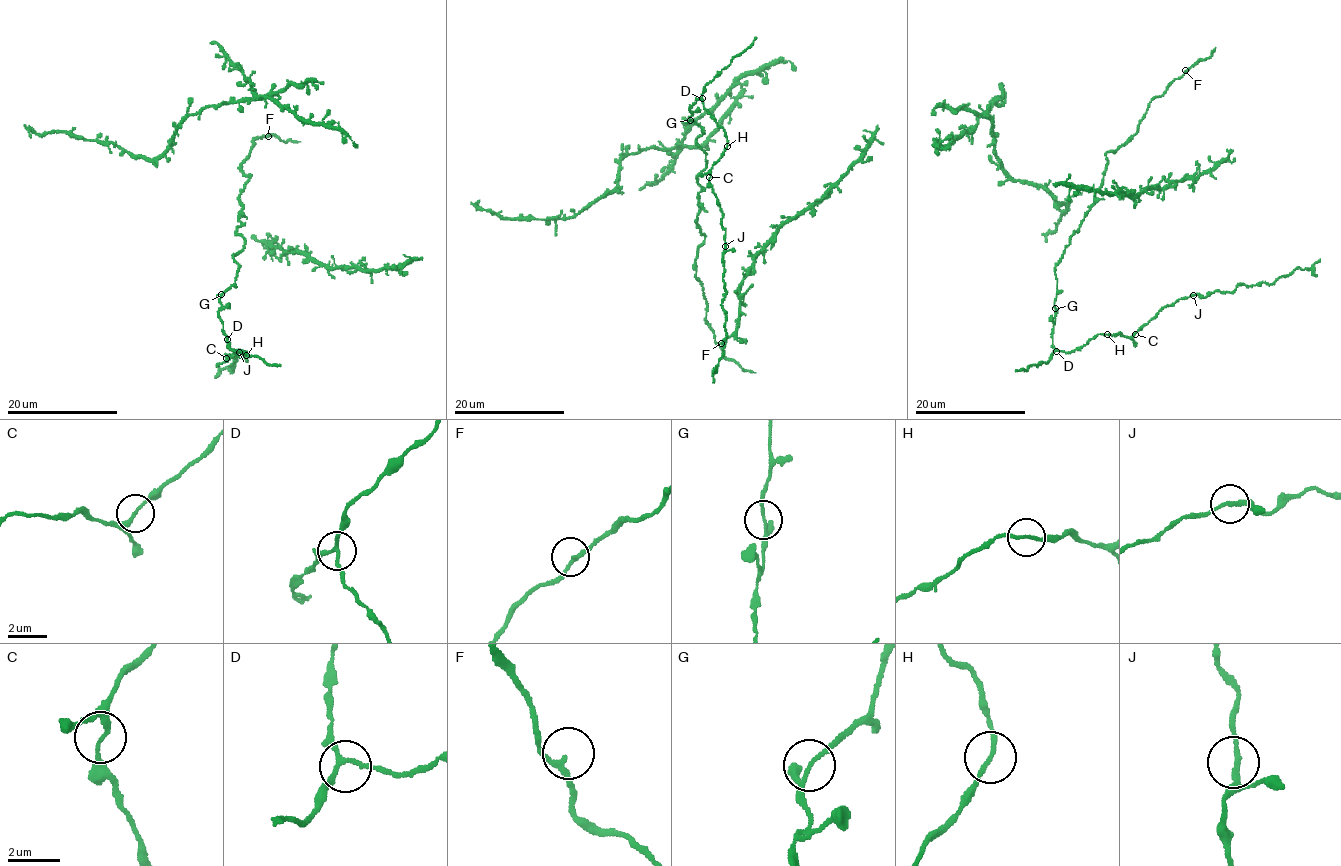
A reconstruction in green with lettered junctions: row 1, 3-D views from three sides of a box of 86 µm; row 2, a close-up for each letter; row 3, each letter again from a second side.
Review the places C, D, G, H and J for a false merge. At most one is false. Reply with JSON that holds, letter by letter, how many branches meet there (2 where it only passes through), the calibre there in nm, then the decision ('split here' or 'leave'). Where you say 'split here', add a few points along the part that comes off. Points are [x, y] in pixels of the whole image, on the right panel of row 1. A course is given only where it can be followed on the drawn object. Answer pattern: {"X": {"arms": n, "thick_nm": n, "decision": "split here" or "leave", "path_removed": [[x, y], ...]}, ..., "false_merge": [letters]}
{"C": {"arms": 2, "thick_nm": 160, "decision": "leave"}, "D": {"arms": 3, "thick_nm": 160, "decision": "leave"}, "G": {"arms": 3, "thick_nm": 130, "decision": "leave"}, "H": {"arms": 2, "thick_nm": 160, "decision": "leave"}, "J": {"arms": 3, "thick_nm": 160, "decision": "leave"}, "false_merge": []}

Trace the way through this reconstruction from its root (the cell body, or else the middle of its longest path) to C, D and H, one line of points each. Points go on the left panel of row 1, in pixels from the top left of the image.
C: (233, 255), (238, 264), (236, 280), (220, 299), (219, 316), (227, 348), (247, 352), (241, 358), (226, 358)
D: (233, 255), (238, 264), (236, 280), (220, 299), (219, 311), (227, 339)
H: (233, 255), (238, 264), (236, 280), (220, 299), (219, 316), (227, 348), (236, 353), (247, 352), (246, 355)

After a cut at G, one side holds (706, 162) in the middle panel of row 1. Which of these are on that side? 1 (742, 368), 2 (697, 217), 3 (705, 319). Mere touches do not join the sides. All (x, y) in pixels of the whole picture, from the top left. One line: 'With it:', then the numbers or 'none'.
With it: 1, 2, 3

